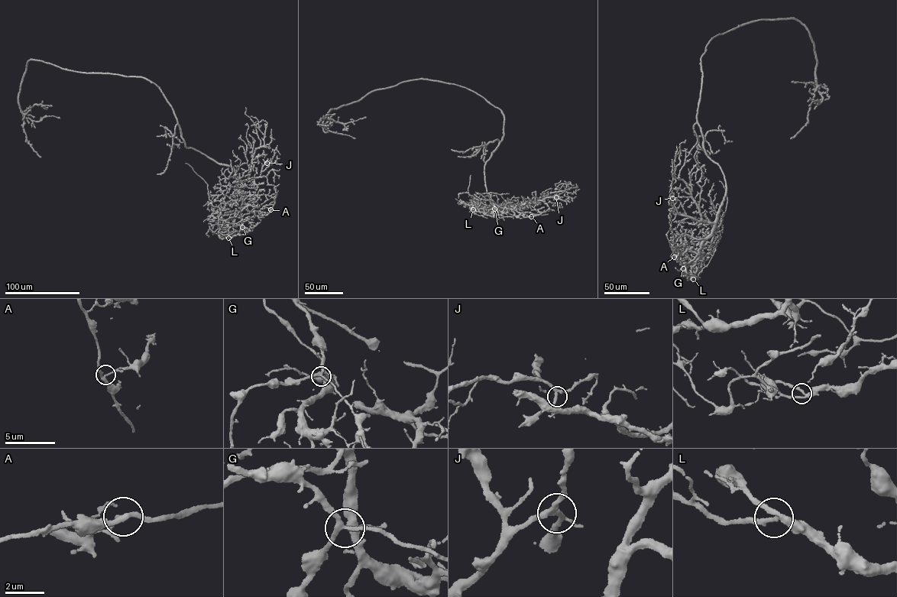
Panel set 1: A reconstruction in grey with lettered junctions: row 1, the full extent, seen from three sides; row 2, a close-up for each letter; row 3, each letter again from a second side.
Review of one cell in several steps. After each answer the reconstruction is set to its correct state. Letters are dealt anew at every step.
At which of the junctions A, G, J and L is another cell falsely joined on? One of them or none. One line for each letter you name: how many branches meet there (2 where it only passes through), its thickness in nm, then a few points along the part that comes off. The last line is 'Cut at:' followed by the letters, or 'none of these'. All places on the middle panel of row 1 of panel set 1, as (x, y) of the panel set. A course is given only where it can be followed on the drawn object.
A: 3 branches meet; 200 nm thick; foreign part runs (531, 216), (510, 214), (493, 202), (487, 193), (480, 193), (476, 202), (468, 193), (471, 175)
Cut at: A

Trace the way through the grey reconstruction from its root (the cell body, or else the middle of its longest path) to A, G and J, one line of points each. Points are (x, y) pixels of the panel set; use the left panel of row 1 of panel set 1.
A: (164, 95), (186, 146), (232, 167), (240, 192), (241, 211), (254, 212), (267, 207), (270, 209)
G: (164, 95), (176, 119), (186, 146), (233, 170), (241, 199), (241, 224), (239, 225), (242, 227)
J: (164, 95), (186, 147), (231, 167), (241, 181), (258, 177), (267, 163)

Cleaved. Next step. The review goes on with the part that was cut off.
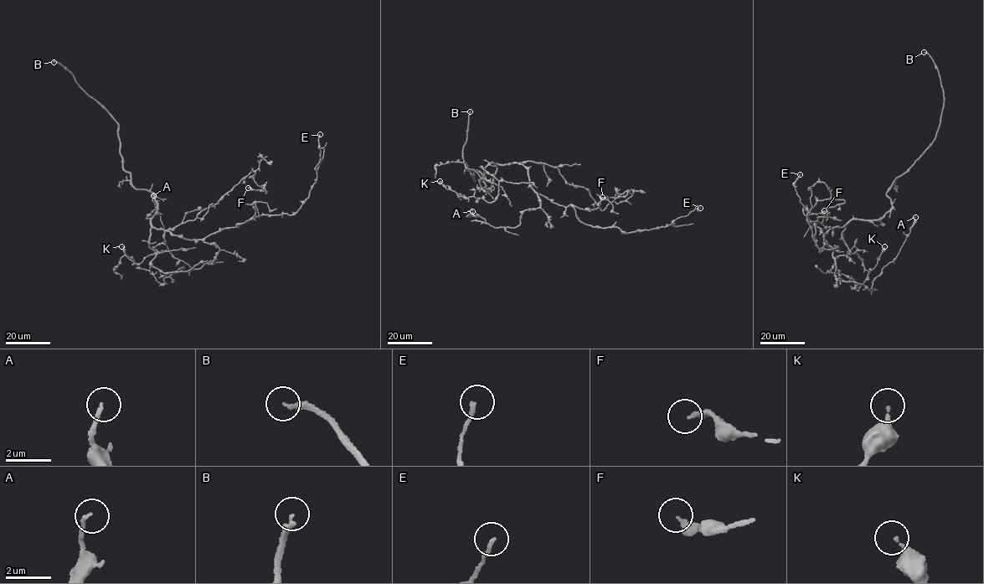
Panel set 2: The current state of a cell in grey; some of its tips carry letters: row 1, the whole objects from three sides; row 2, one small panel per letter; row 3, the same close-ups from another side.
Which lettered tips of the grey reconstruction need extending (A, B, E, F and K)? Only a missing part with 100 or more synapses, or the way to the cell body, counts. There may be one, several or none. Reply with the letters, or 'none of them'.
B

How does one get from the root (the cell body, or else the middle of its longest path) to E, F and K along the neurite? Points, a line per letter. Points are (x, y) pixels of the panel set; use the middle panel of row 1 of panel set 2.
E: (511, 163), (526, 166), (535, 191), (572, 206), (577, 218), (592, 226), (648, 229), (700, 208)
F: (511, 163), (555, 167), (565, 182), (587, 189), (602, 210), (616, 192), (628, 192), (602, 197)
K: (511, 163), (492, 162), (486, 167), (483, 178), (481, 167), (499, 182), (493, 201), (458, 195), (440, 181)

